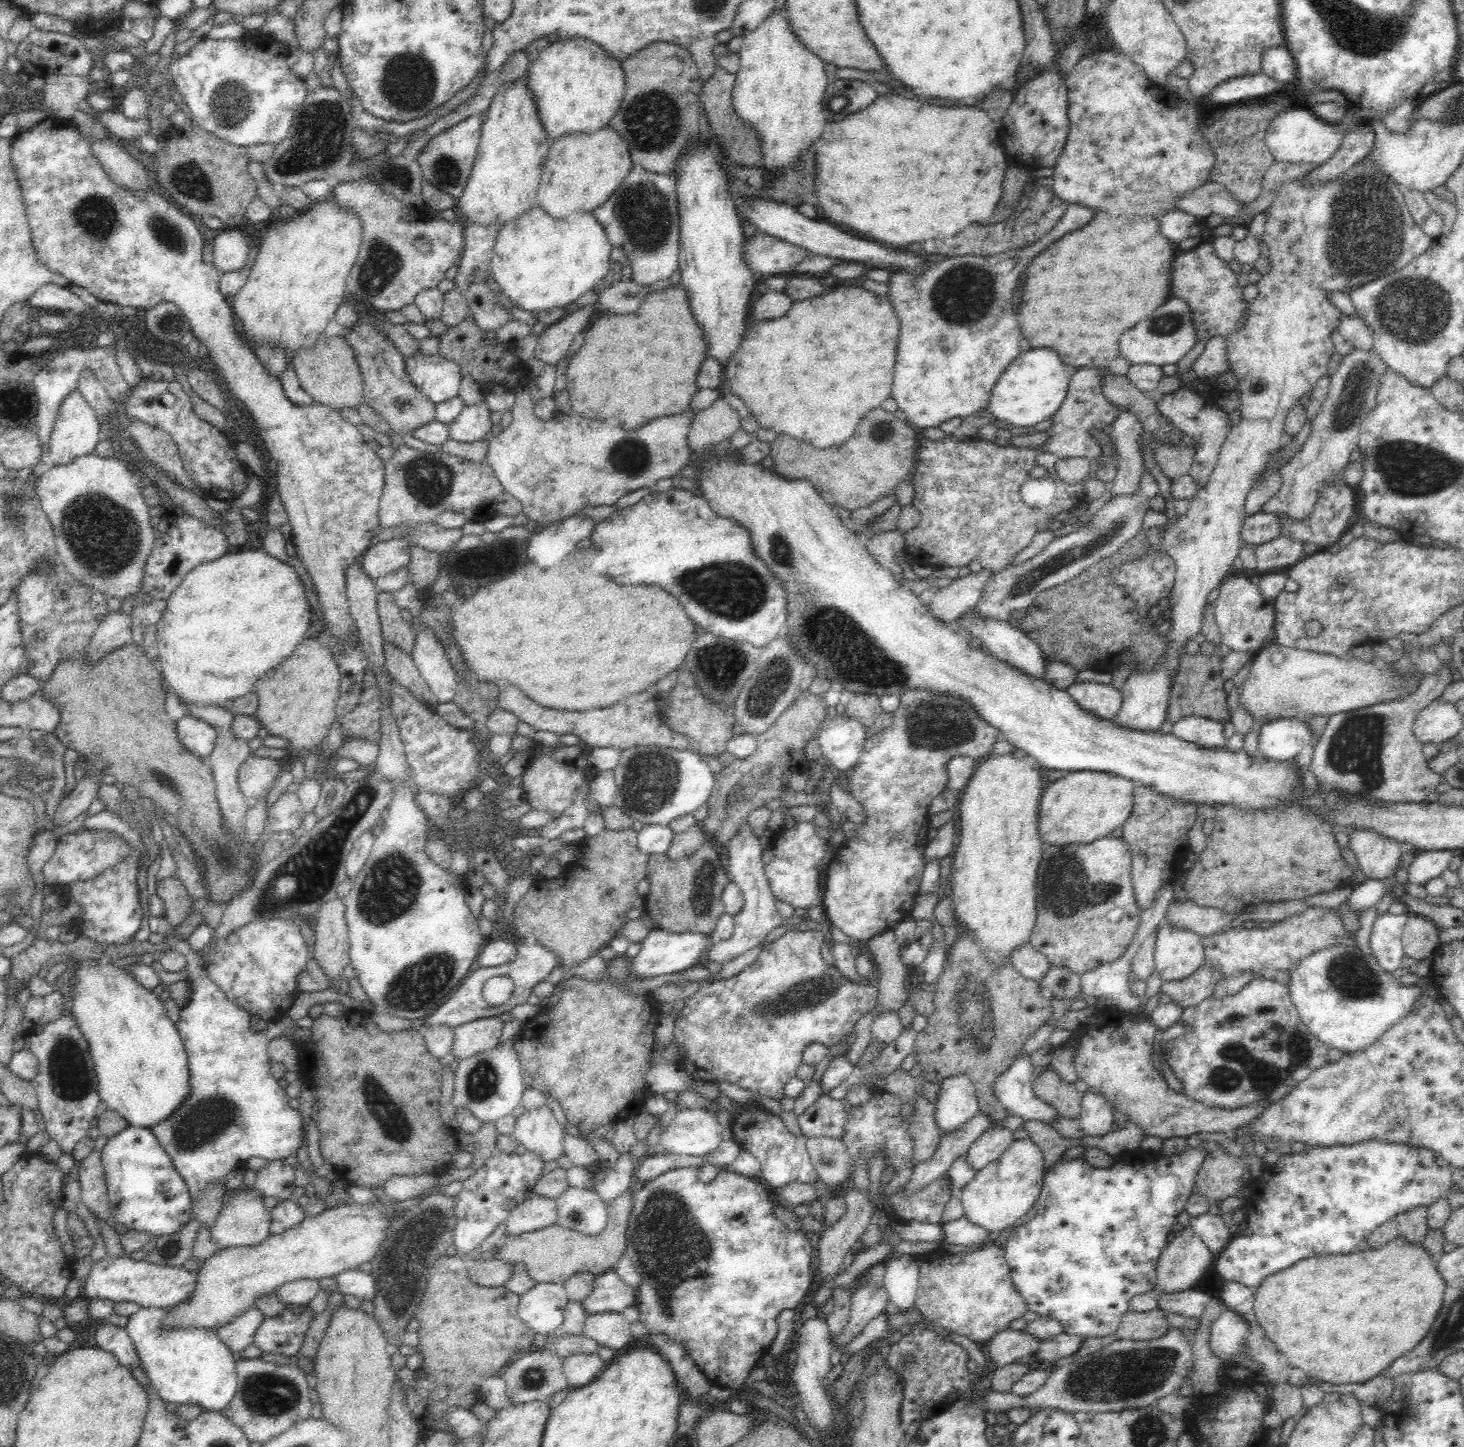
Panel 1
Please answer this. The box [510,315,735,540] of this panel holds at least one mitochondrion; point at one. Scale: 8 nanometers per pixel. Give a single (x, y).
(631, 457)

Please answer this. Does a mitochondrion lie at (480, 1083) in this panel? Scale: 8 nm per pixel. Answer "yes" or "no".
yes

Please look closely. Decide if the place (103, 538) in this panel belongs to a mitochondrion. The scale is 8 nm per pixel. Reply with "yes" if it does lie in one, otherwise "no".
yes

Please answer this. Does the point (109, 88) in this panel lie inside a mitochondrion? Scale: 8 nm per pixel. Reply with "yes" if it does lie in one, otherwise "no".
no

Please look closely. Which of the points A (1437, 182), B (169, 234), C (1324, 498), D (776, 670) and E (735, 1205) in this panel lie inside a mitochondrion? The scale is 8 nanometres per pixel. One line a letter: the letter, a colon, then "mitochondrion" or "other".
A: other
B: mitochondrion
C: other
D: mitochondrion
E: other

